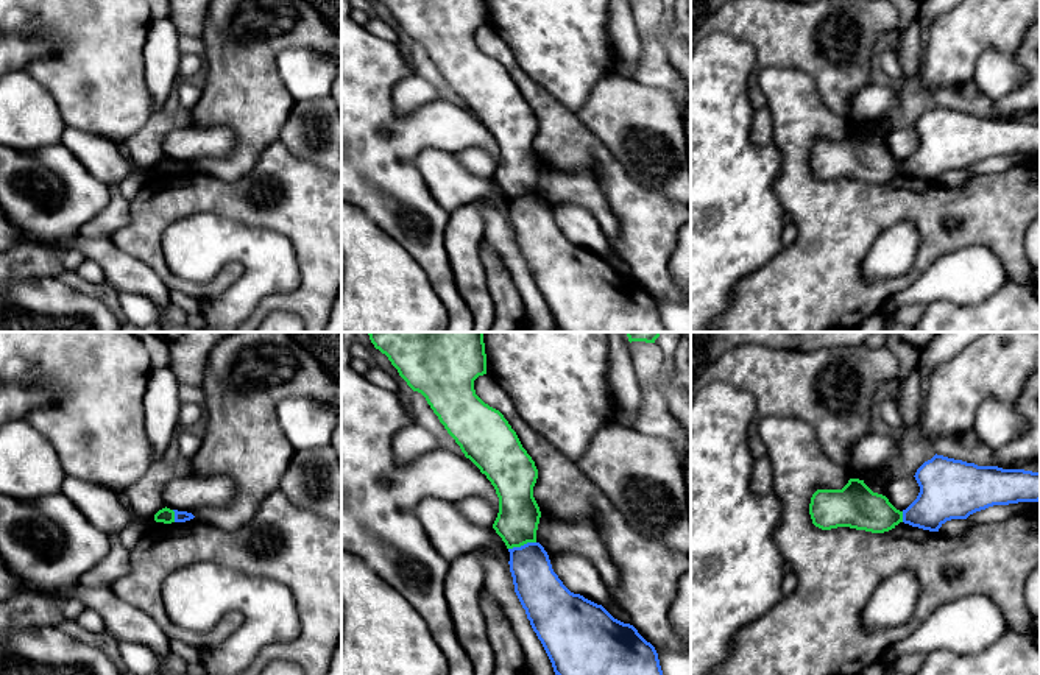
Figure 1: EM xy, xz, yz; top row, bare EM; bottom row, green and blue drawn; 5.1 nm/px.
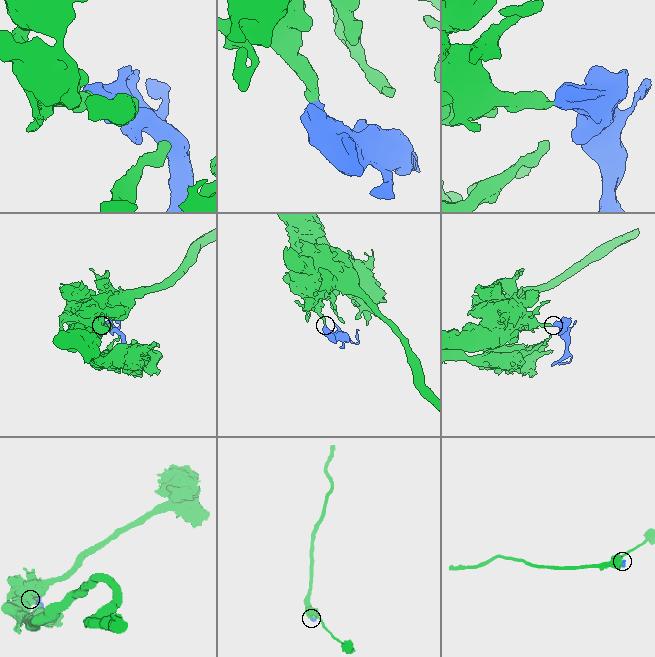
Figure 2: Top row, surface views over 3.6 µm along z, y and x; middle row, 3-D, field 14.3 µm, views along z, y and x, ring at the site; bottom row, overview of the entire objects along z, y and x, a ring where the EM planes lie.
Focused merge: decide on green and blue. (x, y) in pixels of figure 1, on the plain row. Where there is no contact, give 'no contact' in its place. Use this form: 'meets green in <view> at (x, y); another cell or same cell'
meets green in xz at (521, 195); another cell

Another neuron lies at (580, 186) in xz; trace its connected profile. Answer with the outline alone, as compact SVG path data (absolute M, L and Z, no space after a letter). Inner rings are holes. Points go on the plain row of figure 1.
M541 165L536 181L536 193L541 193L546 200L554 203L571 201L588 207L599 221L610 245L610 251L603 256L603 259L614 270L631 276L630 267L614 245L619 224L608 206L594 170L578 168L574 171L561 171Z

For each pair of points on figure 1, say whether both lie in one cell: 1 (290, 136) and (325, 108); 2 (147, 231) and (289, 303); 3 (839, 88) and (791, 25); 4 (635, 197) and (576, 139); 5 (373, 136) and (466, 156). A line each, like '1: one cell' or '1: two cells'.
1: one cell
2: one cell
3: one cell
4: one cell
5: two cells

